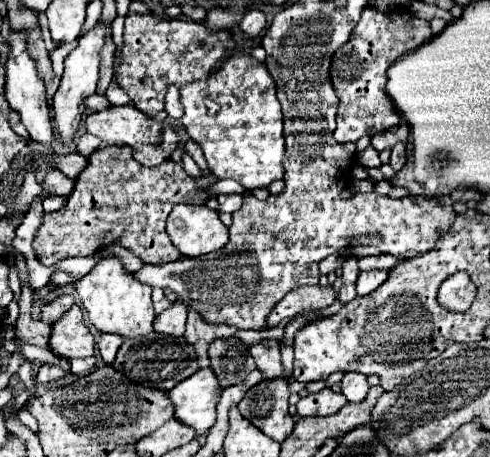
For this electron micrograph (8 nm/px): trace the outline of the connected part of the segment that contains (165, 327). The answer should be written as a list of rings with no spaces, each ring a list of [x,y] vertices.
[[[174,303],[170,309],[162,311],[154,319],[154,331],[164,333],[164,335],[174,335],[180,337],[184,335],[184,325],[186,325],[186,305],[184,303]]]

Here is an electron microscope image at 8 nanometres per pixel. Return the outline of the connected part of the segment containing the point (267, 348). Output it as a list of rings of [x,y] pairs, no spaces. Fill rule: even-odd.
[[[262,339],[256,345],[250,345],[250,355],[256,361],[256,367],[266,375],[266,379],[288,377],[280,363],[280,341],[278,339]]]

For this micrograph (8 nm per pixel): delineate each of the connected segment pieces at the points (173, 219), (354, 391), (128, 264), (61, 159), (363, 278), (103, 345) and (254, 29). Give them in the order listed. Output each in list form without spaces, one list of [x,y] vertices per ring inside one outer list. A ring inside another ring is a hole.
[[[174,205],[168,215],[166,231],[178,251],[186,257],[206,255],[228,243],[228,229],[218,219],[218,213],[206,205]]]
[[[344,373],[340,385],[342,385],[342,395],[352,403],[360,403],[362,399],[366,399],[370,389],[364,373]]]
[[[119,244],[110,245],[109,247],[107,247],[107,251],[111,254],[117,254],[117,256],[120,257],[124,268],[131,273],[138,271],[145,265],[145,263],[143,263],[140,258],[134,255],[132,251],[124,248]]]
[[[74,151],[74,153],[66,153],[66,155],[52,155],[52,157],[48,157],[48,165],[58,167],[70,179],[76,179],[76,175],[88,165],[88,159]]]
[[[362,271],[356,281],[356,293],[360,297],[374,293],[386,281],[386,277],[388,277],[386,271]]]
[[[102,333],[100,341],[98,341],[98,351],[100,351],[100,355],[102,355],[102,359],[104,359],[104,363],[106,363],[106,365],[110,365],[110,363],[114,361],[116,351],[118,351],[118,347],[122,345],[122,341],[124,341],[124,337],[122,337],[122,335]]]
[[[248,9],[238,25],[248,35],[260,35],[260,31],[266,25],[266,17],[264,17],[264,13],[260,9]]]

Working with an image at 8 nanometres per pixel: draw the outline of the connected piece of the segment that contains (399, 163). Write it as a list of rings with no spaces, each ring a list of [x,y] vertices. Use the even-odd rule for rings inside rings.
[[[396,143],[392,147],[392,155],[390,155],[390,167],[394,171],[400,171],[406,163],[406,145],[404,143]]]

